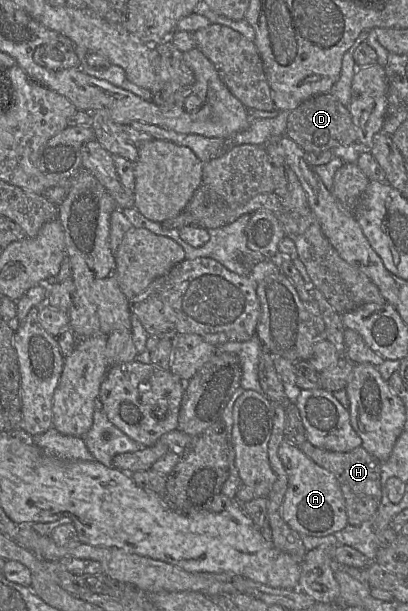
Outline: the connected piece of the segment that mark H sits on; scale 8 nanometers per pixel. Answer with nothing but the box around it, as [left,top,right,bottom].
[299,440,382,526]

